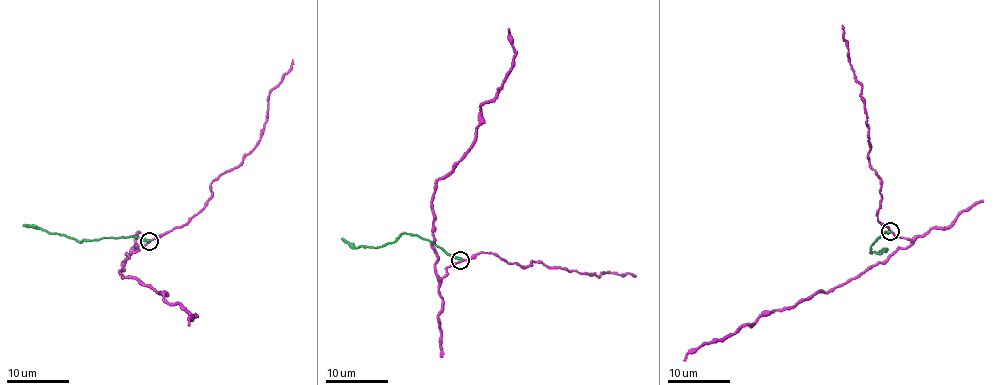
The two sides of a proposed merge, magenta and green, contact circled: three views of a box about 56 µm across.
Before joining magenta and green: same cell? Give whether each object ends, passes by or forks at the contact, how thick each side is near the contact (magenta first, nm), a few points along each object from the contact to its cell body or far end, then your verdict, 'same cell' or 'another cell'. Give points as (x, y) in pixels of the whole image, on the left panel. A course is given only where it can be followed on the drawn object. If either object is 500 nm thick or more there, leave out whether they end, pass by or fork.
magenta passes by | green ends | 190/300 nm | magenta via (148, 241), (126, 254), (119, 273), (195, 316), (188, 325) | green via (148, 241), (130, 236), (80, 241), (22, 224) | another cell

